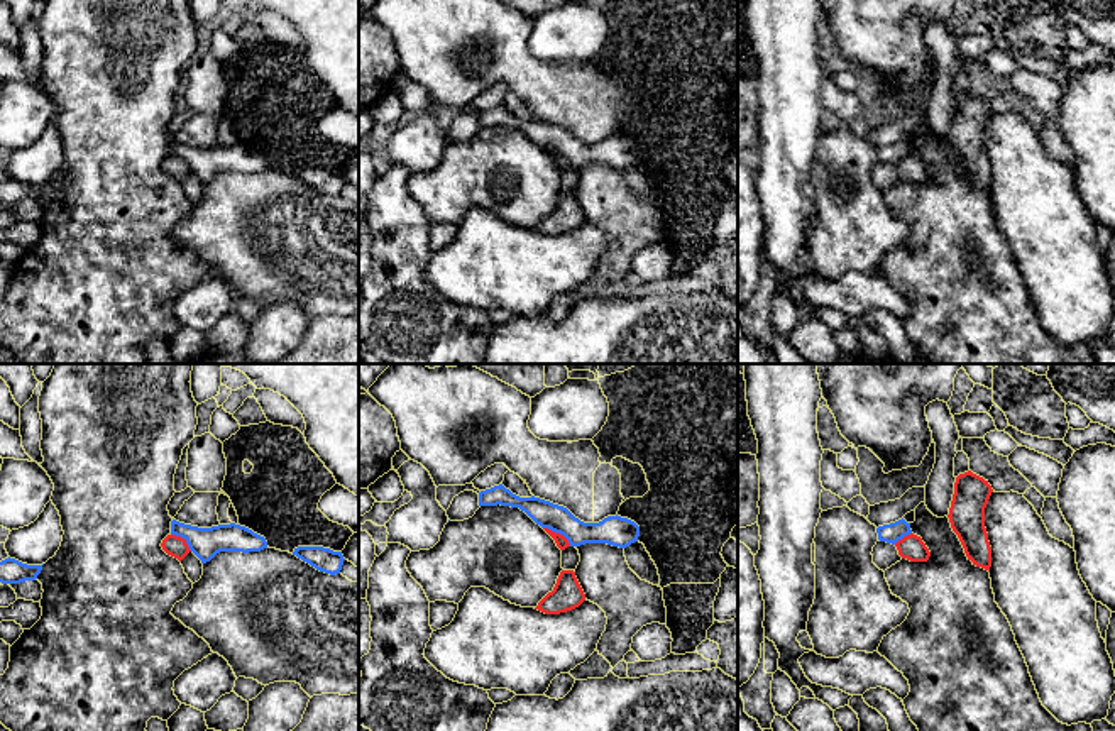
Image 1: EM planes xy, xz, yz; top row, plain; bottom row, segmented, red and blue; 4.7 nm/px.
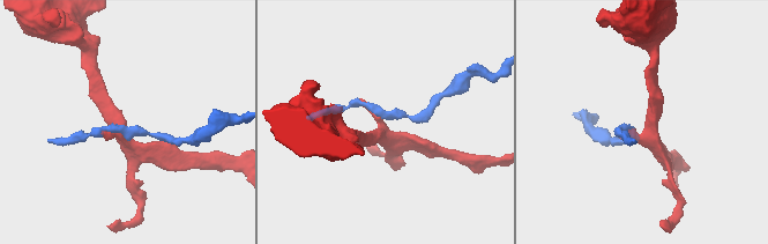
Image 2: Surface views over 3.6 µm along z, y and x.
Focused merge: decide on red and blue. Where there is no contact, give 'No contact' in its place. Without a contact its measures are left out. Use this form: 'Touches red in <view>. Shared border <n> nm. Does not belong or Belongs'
Touches red in xz. Shared border 160 nm. Does not belong

